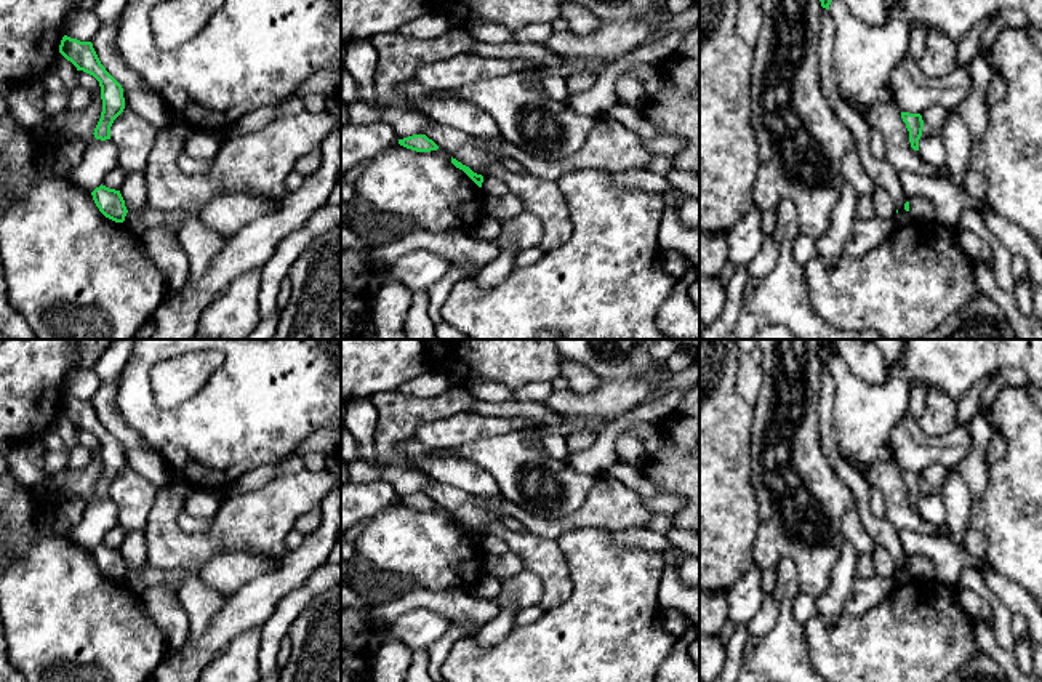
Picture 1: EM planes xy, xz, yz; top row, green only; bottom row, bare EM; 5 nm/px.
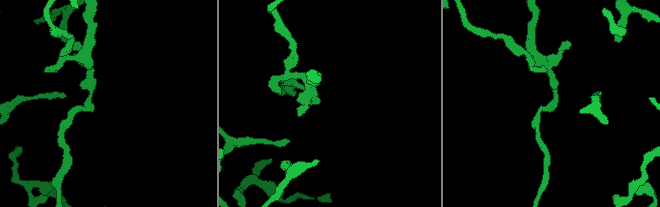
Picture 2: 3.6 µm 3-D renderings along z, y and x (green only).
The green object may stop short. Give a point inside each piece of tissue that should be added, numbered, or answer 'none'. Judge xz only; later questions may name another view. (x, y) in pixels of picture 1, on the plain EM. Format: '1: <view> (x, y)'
none

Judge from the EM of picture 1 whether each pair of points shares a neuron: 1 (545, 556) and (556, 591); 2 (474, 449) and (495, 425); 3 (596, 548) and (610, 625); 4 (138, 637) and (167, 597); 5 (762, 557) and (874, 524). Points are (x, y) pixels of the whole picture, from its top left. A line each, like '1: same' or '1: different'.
1: same
2: different
3: same
4: different
5: different

